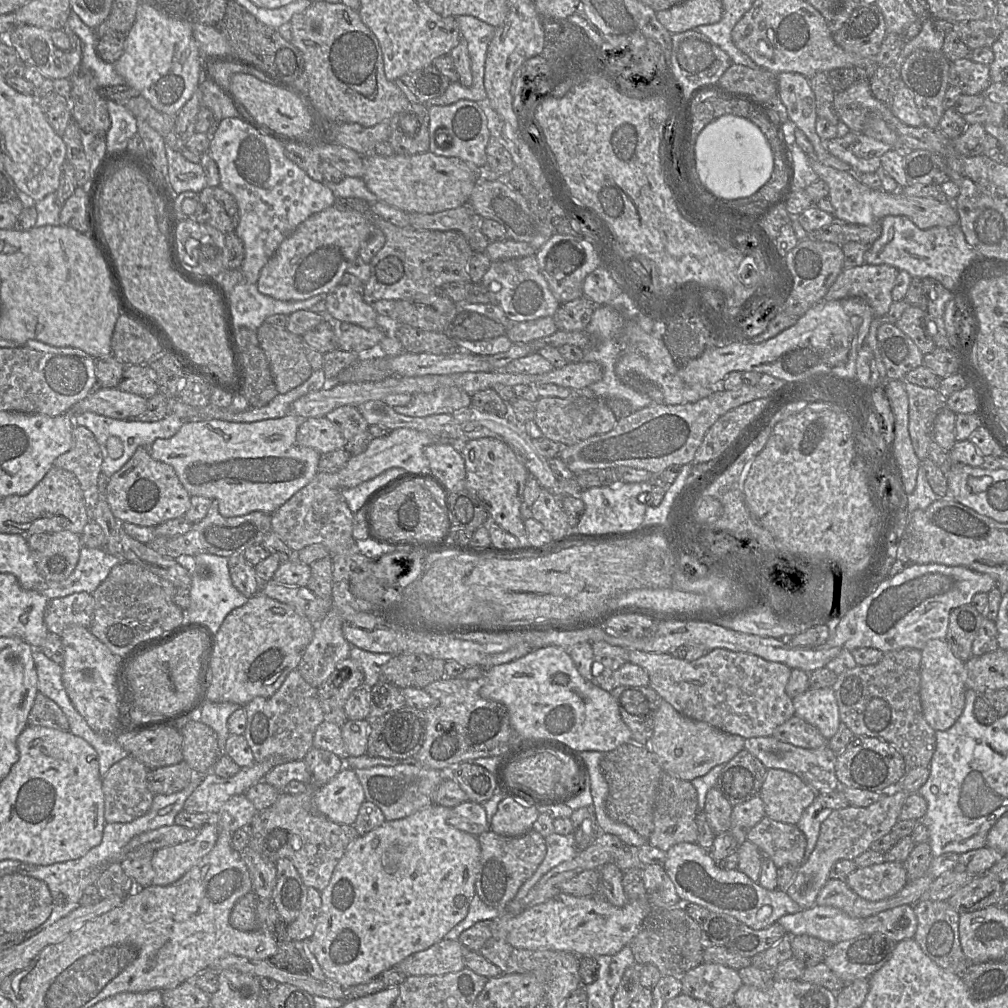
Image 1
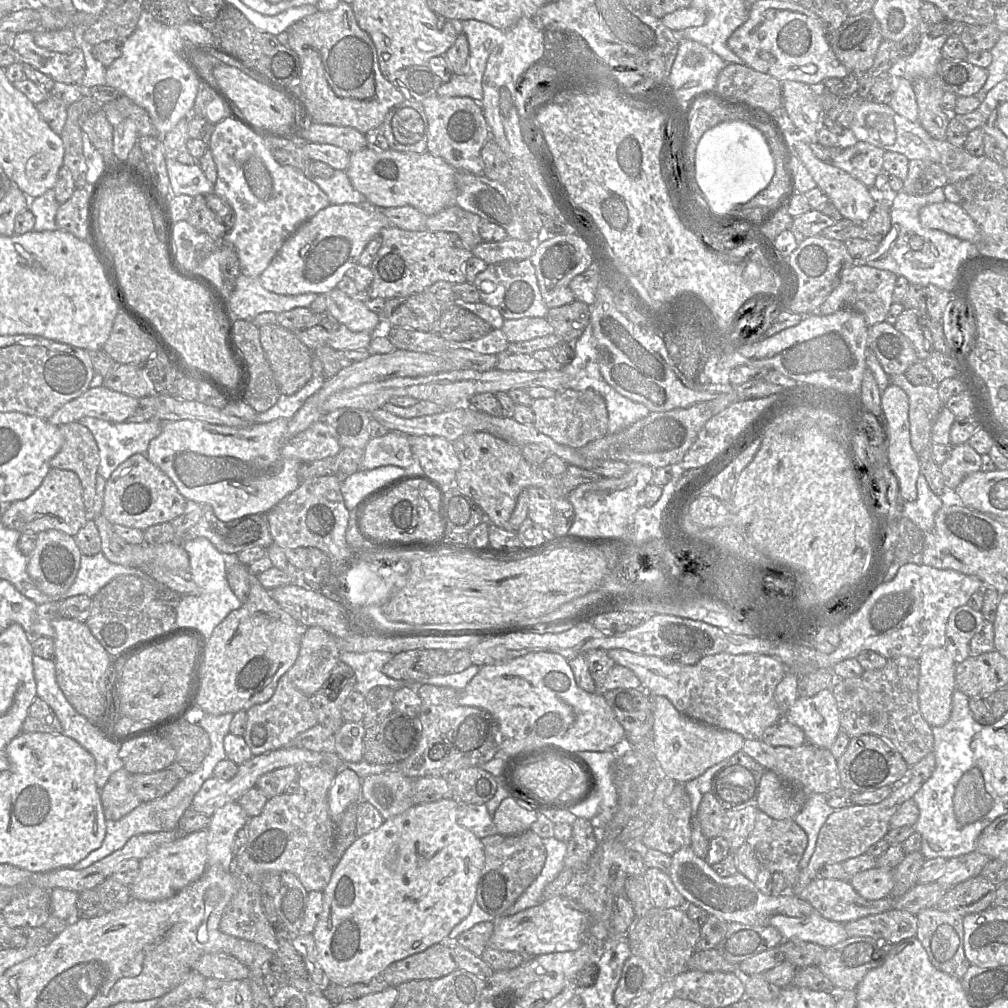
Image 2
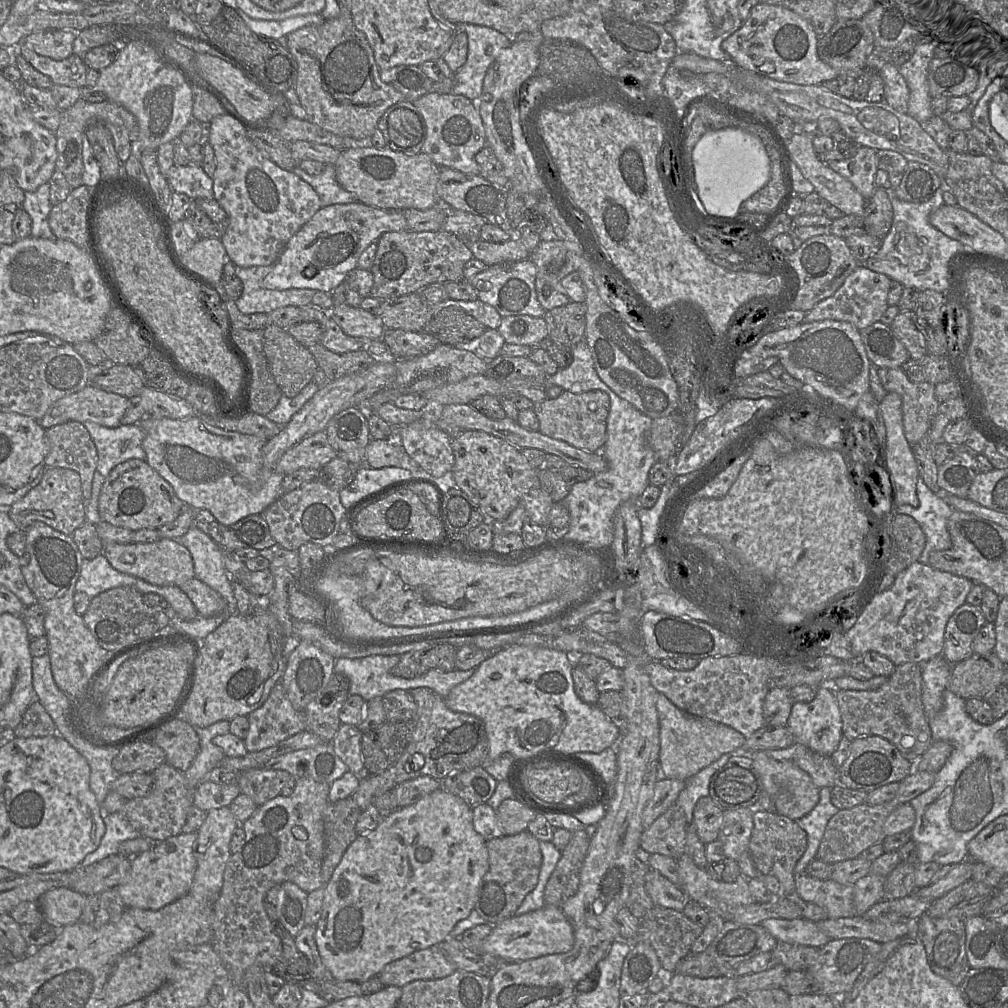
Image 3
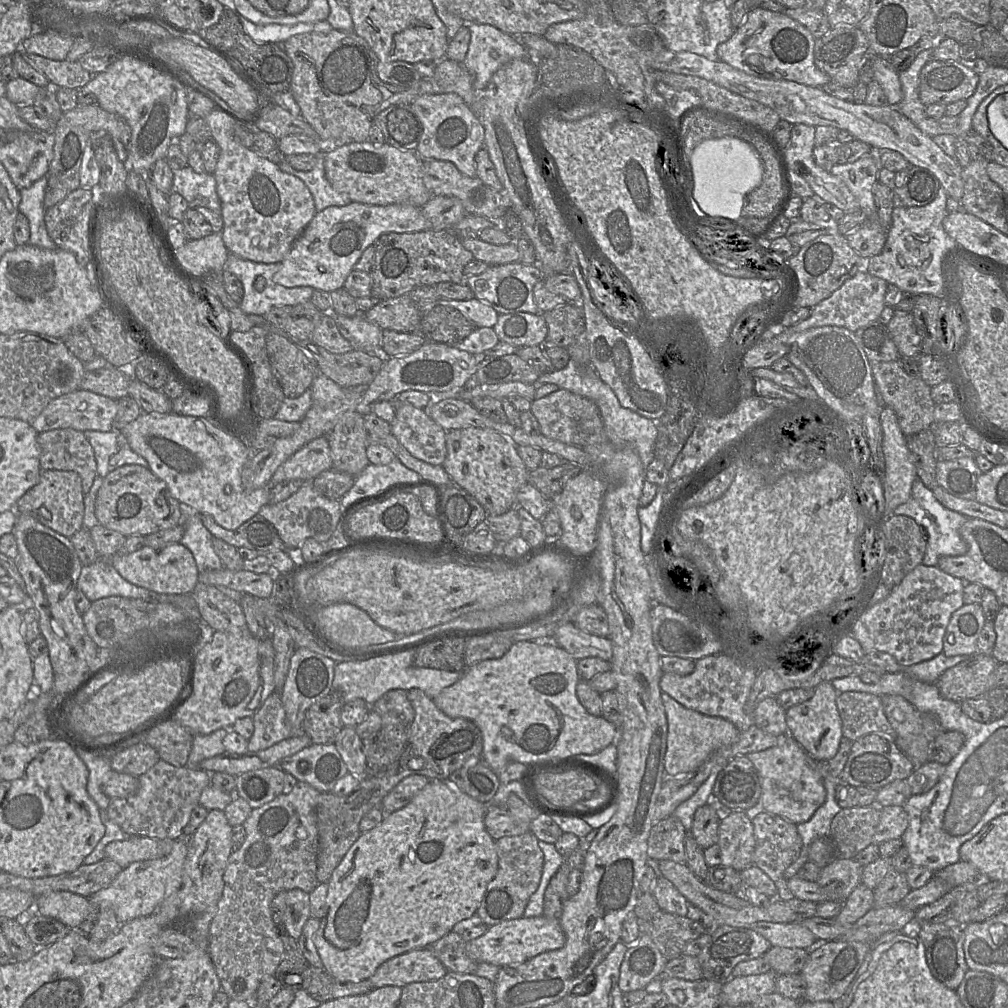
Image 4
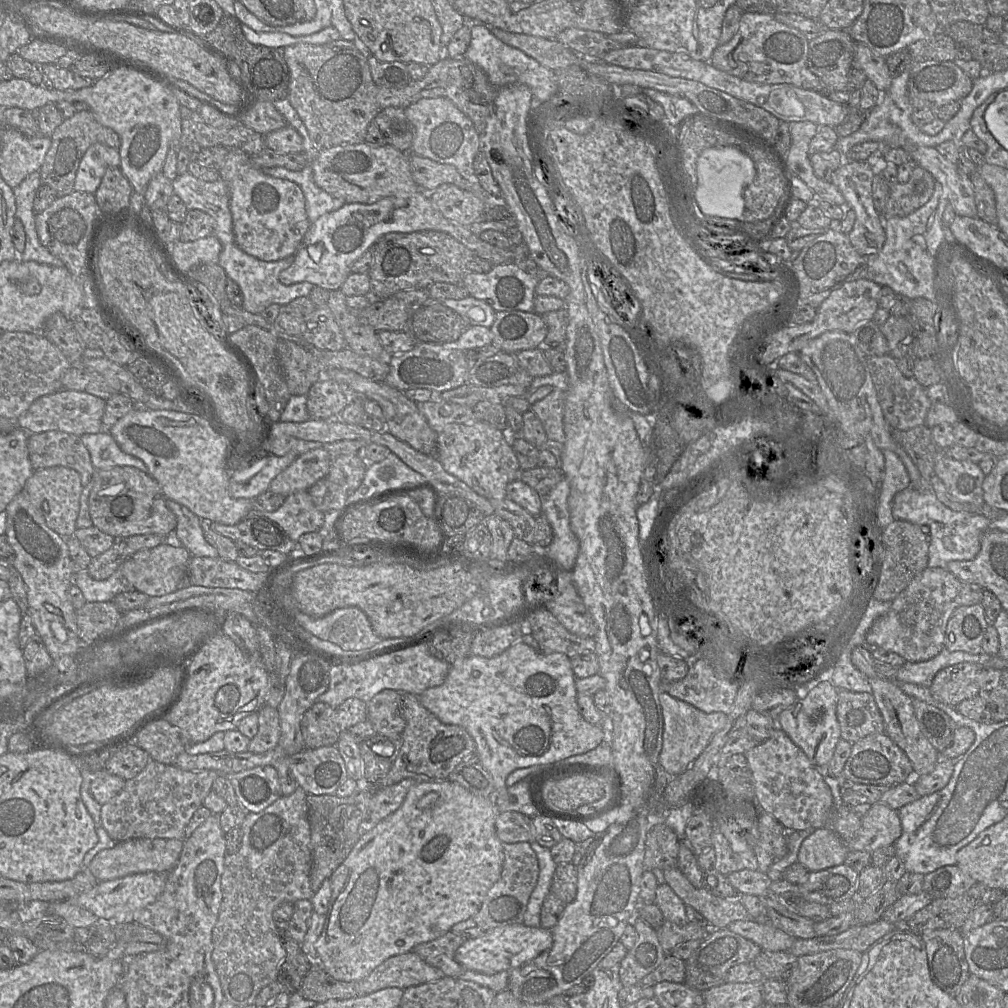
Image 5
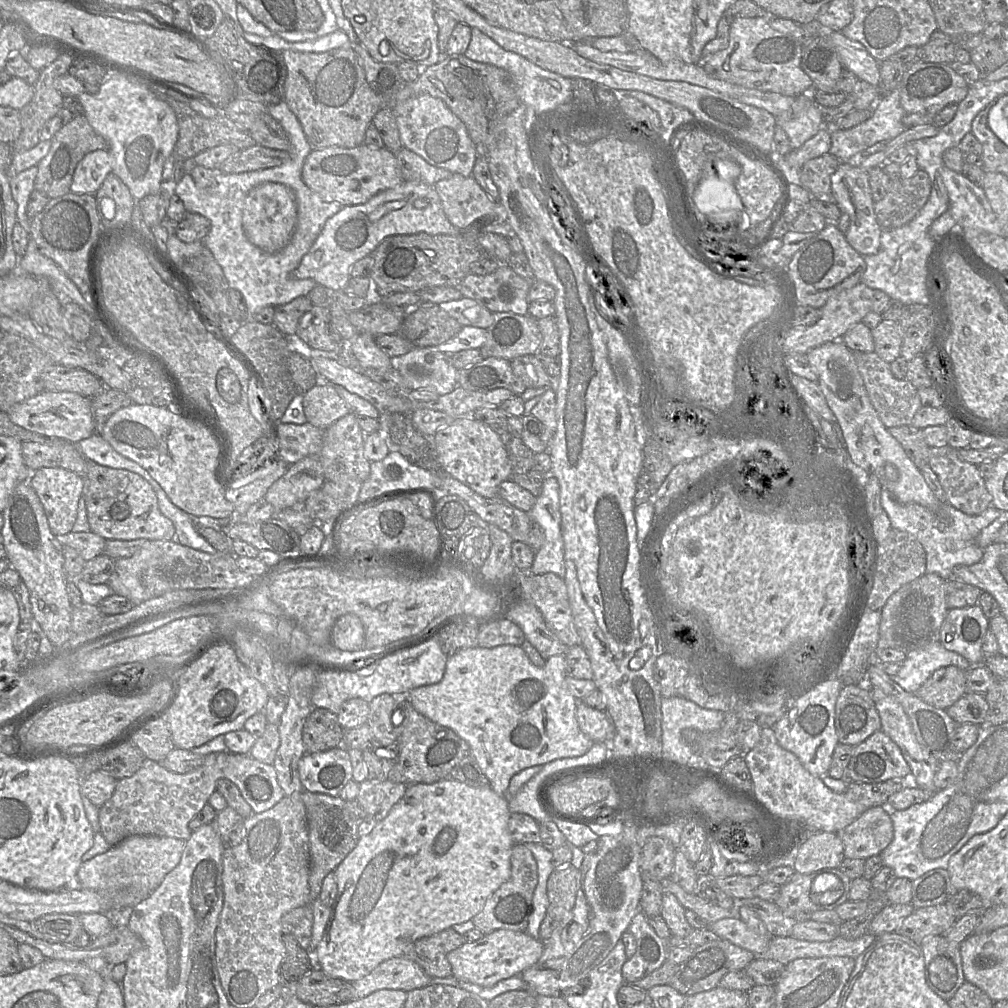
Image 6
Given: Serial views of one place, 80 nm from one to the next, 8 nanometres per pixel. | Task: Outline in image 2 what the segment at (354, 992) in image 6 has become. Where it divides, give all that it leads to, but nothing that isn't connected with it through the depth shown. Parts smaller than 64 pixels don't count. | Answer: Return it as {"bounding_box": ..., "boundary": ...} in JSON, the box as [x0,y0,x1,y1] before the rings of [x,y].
{"bounding_box":[379,942,457,986],"boundary":[[[440,942],[425,951],[393,962],[379,975],[383,975],[390,985],[399,986],[411,980],[439,979],[457,969],[450,944]]]}

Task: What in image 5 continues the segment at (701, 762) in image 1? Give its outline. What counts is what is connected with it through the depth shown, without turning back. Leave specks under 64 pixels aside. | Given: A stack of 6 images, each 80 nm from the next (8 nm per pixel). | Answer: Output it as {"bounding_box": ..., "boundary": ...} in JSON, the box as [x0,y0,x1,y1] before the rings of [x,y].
{"bounding_box":[659,691,728,777],"boundary":[[[661,691],[659,701],[664,719],[662,750],[659,755],[659,768],[667,777],[676,777],[703,753],[712,738],[728,723],[728,715],[723,712],[705,713],[691,704]]]}

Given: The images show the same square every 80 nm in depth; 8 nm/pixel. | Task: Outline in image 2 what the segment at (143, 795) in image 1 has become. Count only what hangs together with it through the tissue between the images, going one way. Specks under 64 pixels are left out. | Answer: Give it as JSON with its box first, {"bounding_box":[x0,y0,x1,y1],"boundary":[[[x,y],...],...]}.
{"bounding_box":[101,767,142,820],"boundary":[[[124,767],[114,772],[101,790],[106,820],[119,820],[137,808],[142,801],[131,788],[132,774]]]}

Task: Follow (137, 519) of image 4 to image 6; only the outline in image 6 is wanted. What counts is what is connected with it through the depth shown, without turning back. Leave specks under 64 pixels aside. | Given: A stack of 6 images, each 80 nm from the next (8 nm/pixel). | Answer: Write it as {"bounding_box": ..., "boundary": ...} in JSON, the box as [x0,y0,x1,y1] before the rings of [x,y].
{"bounding_box":[84,460,175,541],"boundary":[[[87,460],[84,497],[90,531],[105,540],[169,541],[175,535],[173,523],[159,510],[154,489],[134,472],[101,466]]]}

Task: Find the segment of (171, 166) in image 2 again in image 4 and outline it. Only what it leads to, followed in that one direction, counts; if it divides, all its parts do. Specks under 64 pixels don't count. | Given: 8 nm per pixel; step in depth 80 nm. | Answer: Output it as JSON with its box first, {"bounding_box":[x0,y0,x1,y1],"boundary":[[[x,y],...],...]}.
{"bounding_box":[171,166,222,215],"boundary":[[[189,166],[173,171],[171,191],[180,194],[188,202],[188,208],[205,207],[222,215],[213,174],[199,174]]]}

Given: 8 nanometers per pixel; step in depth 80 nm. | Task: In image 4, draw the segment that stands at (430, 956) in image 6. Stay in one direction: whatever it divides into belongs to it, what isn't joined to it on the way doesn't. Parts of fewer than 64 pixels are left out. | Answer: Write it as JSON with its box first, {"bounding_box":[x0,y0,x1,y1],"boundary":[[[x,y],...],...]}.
{"bounding_box":[423,931,478,974],"boundary":[[[451,931],[428,948],[423,949],[431,950],[448,972],[474,974],[478,966],[478,963],[467,955],[466,943],[461,935]]]}

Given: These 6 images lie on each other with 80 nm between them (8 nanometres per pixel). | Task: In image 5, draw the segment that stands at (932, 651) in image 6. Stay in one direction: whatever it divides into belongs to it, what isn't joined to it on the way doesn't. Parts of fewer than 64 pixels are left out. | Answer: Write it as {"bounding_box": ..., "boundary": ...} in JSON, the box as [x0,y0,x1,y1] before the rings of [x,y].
{"bounding_box":[894,647,980,687],"boundary":[[[945,647],[930,660],[923,662],[905,662],[898,668],[894,679],[899,682],[912,683],[930,687],[935,675],[942,669],[963,662],[979,663],[980,654],[972,655],[966,652],[949,652]]]}

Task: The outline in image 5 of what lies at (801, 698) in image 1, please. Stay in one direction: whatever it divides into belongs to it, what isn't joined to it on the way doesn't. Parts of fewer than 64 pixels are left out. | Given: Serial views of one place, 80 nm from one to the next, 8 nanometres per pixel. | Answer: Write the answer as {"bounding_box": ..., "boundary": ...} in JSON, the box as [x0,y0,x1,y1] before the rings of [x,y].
{"bounding_box":[775,681,841,768],"boundary":[[[823,681],[813,688],[804,699],[784,710],[775,720],[776,729],[782,729],[806,754],[810,762],[820,768],[827,768],[841,738],[836,713],[837,699],[838,689],[831,682]]]}

